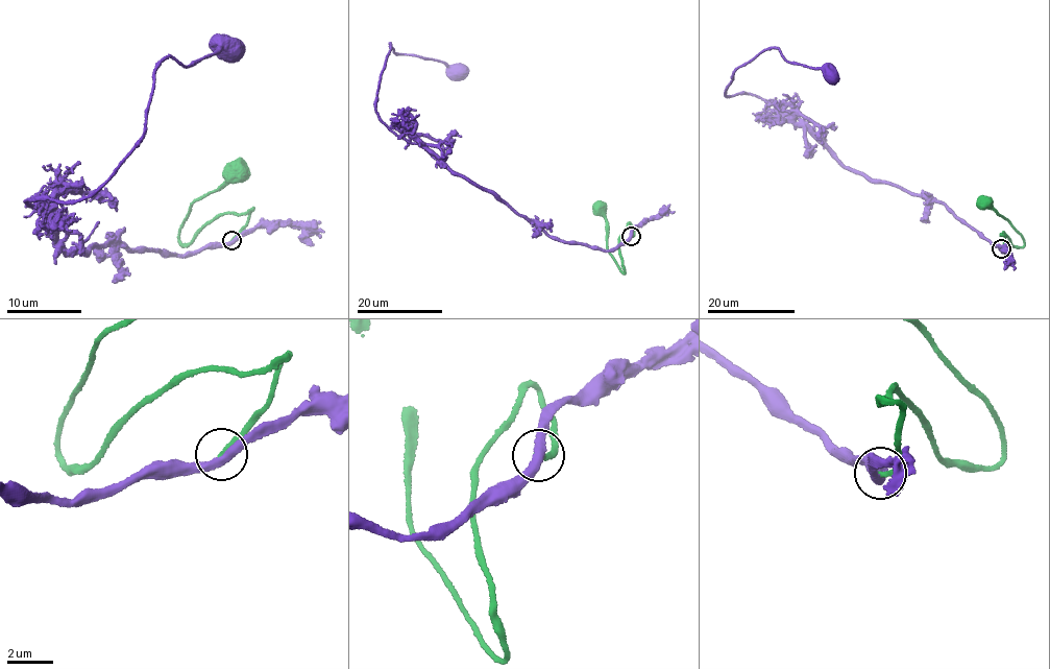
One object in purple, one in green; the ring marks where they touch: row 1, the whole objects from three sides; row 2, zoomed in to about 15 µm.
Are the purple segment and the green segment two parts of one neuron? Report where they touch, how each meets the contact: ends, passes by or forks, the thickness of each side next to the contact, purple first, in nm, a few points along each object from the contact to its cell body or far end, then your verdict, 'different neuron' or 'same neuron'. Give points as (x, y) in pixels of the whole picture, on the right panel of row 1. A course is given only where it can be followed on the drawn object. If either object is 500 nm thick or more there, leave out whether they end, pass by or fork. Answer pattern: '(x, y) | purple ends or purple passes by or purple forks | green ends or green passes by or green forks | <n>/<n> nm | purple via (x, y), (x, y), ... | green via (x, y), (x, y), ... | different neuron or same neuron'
(1001, 248) | purple passes by | green ends | 360/240 nm | purple via (1000, 248), (934, 199), (852, 171), (771, 101), (725, 94), (733, 71), (773, 47), (790, 63), (829, 75) | green via (1000, 248), (1004, 245), (1002, 232), (1012, 245), (1020, 247), (1023, 245), (1023, 237), (978, 199) | different neuron

